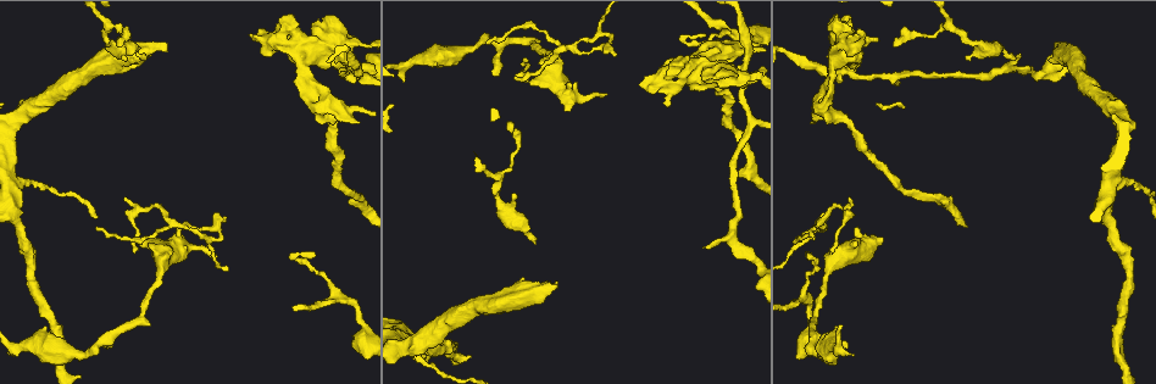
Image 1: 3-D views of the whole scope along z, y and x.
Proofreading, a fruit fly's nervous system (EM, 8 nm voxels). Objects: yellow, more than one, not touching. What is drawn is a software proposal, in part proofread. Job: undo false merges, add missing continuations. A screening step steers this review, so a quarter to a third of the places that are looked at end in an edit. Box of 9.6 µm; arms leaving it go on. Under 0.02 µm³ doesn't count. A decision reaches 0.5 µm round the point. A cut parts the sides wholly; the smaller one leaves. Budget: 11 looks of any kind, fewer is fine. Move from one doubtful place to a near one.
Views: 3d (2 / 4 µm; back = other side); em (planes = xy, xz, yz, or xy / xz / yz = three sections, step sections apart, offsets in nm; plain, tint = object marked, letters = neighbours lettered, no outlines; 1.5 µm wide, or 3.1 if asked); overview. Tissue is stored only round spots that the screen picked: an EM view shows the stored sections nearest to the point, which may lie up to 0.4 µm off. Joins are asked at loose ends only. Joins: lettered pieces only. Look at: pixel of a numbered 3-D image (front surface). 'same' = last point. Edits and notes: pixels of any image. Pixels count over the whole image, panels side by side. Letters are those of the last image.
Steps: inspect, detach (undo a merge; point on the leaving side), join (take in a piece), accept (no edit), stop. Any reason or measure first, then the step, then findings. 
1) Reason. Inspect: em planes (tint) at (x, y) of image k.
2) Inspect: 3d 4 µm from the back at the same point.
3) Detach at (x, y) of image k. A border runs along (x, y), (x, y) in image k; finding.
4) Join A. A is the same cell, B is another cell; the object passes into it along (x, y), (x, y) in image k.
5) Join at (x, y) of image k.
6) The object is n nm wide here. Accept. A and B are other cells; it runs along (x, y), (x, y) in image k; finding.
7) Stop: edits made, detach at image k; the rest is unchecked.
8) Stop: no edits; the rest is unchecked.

Free end. Inspect: em xz step 4 (letters) at (705, 246) of image 1.

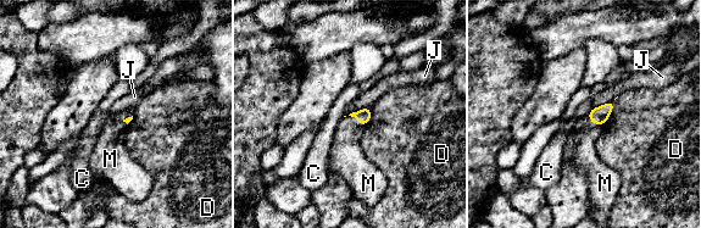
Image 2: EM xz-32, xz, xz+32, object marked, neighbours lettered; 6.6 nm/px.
Join M. M is the same cell, C, D and J are other cells; the object passes into it along (363, 116), (357, 121), (345, 156) in image 2; the cell continues.

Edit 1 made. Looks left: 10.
Free end. Inspect: em planes (letters) at (126, 60) of image 1.

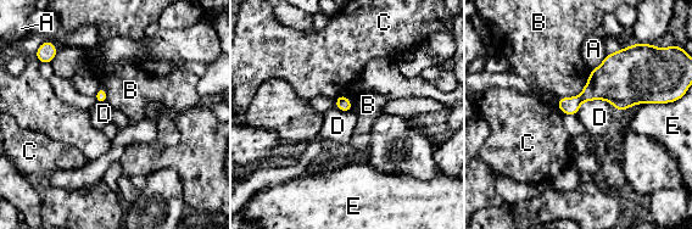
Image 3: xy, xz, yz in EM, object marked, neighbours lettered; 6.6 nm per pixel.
Accept. A, B, C, D and E are other cells; a border runs along (618, 110), (585, 100), (575, 115) in image 3; none of them fits.

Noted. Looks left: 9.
Thick end. Inspect: em planes (letters) at (557, 281) of image 1.

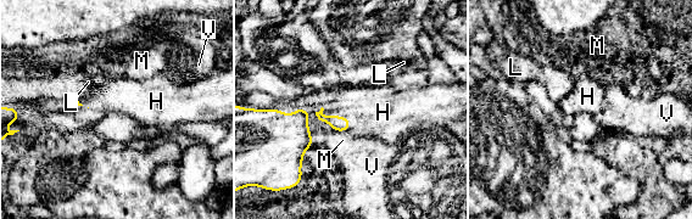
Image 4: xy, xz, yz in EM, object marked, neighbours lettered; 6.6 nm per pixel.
Join H. H is the same cell, L, M and V are other cells; the object passes into it along (338, 123), (338, 116), (374, 111) in image 4; the cell continues.

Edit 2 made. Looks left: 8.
Branch stops here. Inspect: em planes (letters) at (107, 349) of image 1.

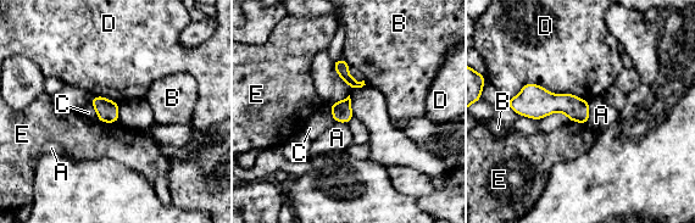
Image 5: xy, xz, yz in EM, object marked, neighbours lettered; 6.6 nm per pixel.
The object is 130 nm wide here; the longest contact is with D, 550 nm. Accept. A, B, C, D and E are other cells; none of them fits.

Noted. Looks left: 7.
An open end. Inspect: 3d 4 µm at (857, 227) of image 1.

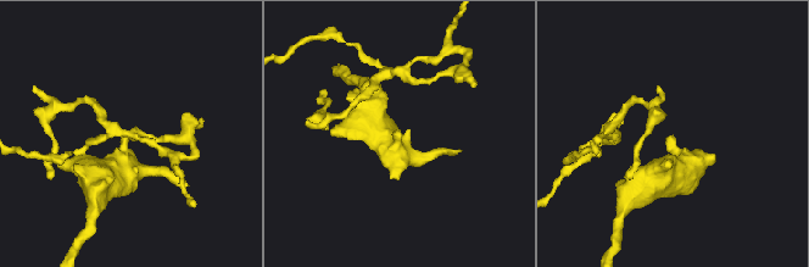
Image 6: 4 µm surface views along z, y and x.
Inspect: em planes (letters) at (123, 139) of image 6.

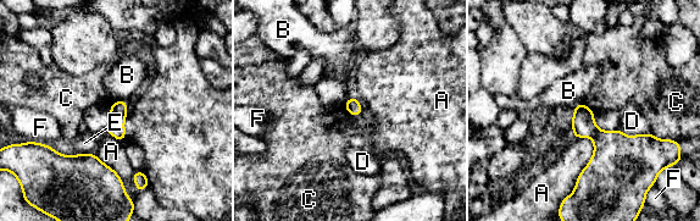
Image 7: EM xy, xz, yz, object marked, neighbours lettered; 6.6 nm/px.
Accept. A, B, C, D, E and F are other cells; a border runs along (343, 106), (354, 116), (361, 115) in image 7; no lettered piece goes on from it.

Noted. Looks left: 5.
Stop: edits made, join at image 2, join at image 4; the rest is unchecked.

